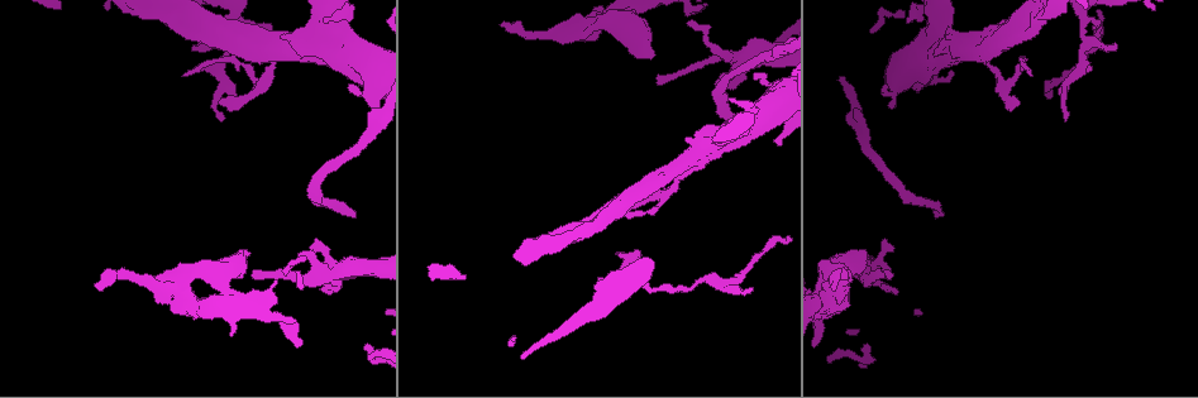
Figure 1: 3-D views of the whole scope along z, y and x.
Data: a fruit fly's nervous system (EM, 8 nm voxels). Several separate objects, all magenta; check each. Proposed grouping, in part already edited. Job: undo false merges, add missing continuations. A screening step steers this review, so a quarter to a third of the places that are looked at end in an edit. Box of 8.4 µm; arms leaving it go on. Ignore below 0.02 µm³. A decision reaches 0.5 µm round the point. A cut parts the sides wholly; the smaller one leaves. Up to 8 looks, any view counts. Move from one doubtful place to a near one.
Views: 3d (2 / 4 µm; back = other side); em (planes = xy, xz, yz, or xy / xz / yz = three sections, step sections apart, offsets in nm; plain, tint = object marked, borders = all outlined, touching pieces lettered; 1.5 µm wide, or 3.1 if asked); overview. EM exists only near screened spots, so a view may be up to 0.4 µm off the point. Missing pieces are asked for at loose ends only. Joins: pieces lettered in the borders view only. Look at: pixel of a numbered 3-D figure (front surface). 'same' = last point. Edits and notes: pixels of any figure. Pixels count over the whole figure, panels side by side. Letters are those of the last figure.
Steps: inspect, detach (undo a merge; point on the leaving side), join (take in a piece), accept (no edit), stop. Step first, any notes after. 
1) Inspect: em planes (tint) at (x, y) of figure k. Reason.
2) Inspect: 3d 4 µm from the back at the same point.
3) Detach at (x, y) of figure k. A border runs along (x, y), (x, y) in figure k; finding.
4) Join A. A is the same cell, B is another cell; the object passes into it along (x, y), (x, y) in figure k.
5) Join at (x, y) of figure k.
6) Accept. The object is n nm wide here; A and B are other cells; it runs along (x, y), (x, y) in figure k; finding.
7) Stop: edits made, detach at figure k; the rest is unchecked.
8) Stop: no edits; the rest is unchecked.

Inspect: 3d 4 µm at (224, 119) of figure 1. An open end.

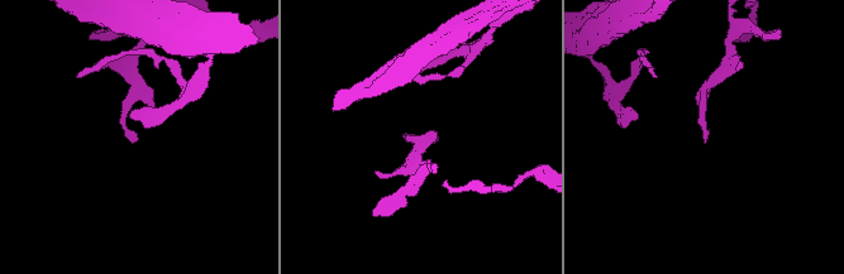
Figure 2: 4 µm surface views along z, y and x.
Inspect: em xy step 4 (tint) at (706, 139) of figure 2.

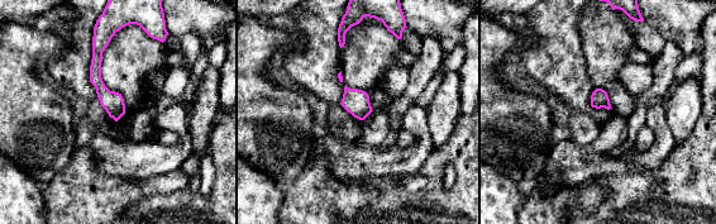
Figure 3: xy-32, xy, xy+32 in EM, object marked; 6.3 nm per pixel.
Inspect: em xy step 4 (borders) at the same point. See the neighbours.

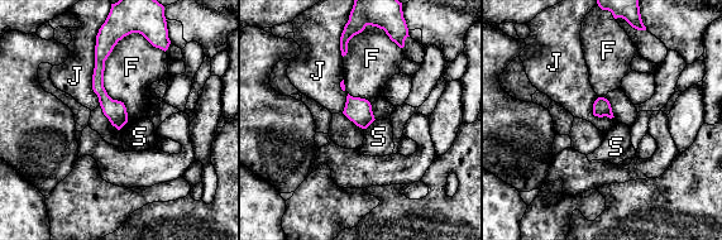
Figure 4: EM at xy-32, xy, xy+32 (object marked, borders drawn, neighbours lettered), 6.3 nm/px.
Accept. The object is 110 nm wide here; F, J and S are other cells; it runs along (105, 46), (99, 90), (119, 124) in figure 4; no lettered piece goes on from it.

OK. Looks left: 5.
Inspect: 3d 4 µm at (323, 288) of figure 1. Thin end.

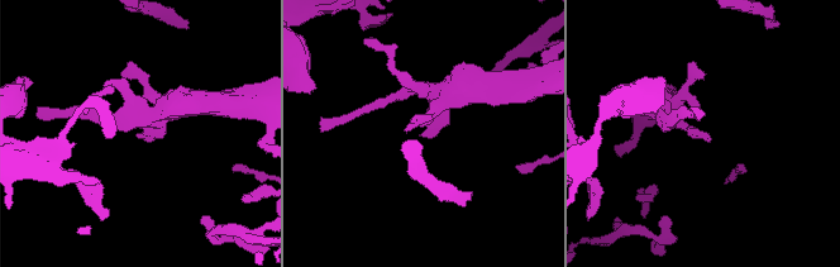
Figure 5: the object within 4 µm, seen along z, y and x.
Inspect: em xy step 4 (borders) at (136, 135) of figure 5. Shape alone is not enough.

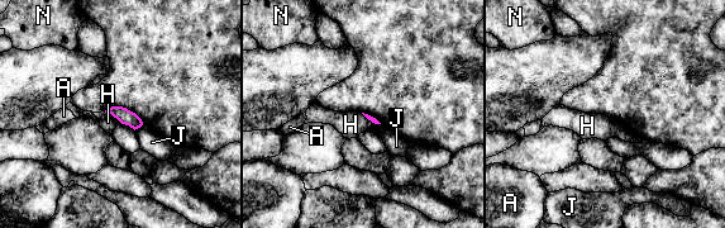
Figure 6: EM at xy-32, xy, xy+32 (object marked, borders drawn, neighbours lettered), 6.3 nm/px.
Inspect: em planes (borders) at the same point. Cut it another way.

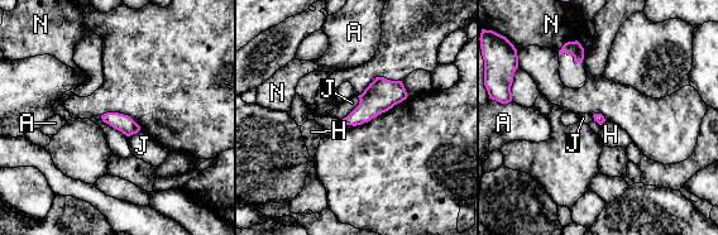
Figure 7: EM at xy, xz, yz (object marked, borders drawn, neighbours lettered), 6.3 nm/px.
Accept. A, H, J and N are other cells; a border runs along (358, 96), (359, 102), (341, 120) in figure 7; no lettered piece goes on from it.

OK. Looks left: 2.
Stop: no edits; the rest is unchecked.

